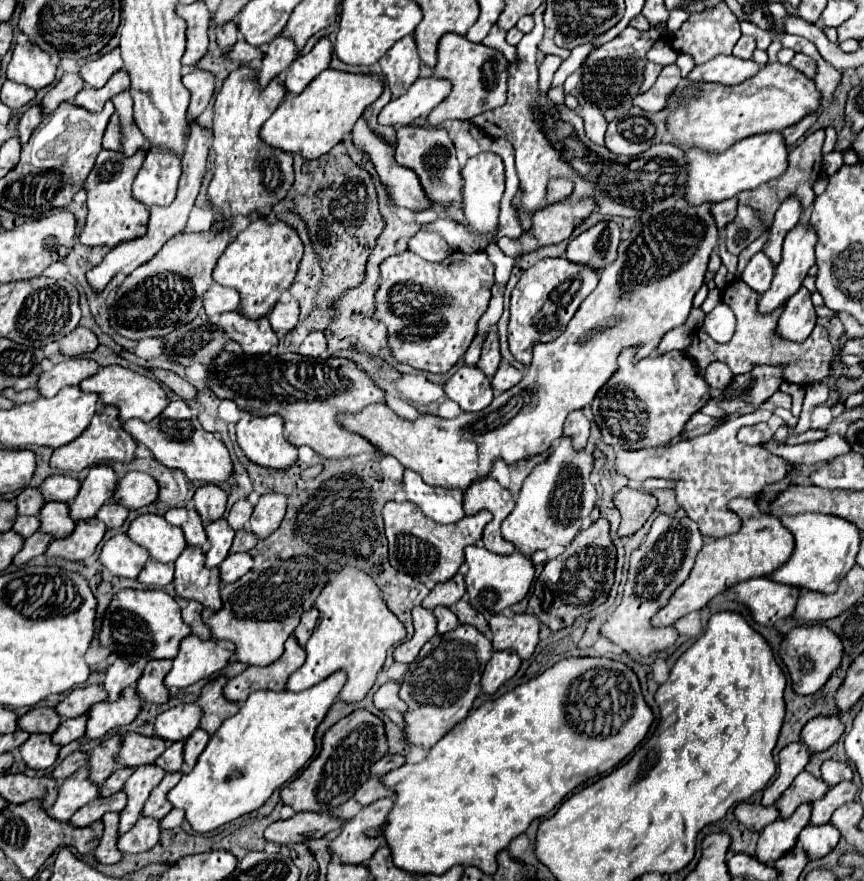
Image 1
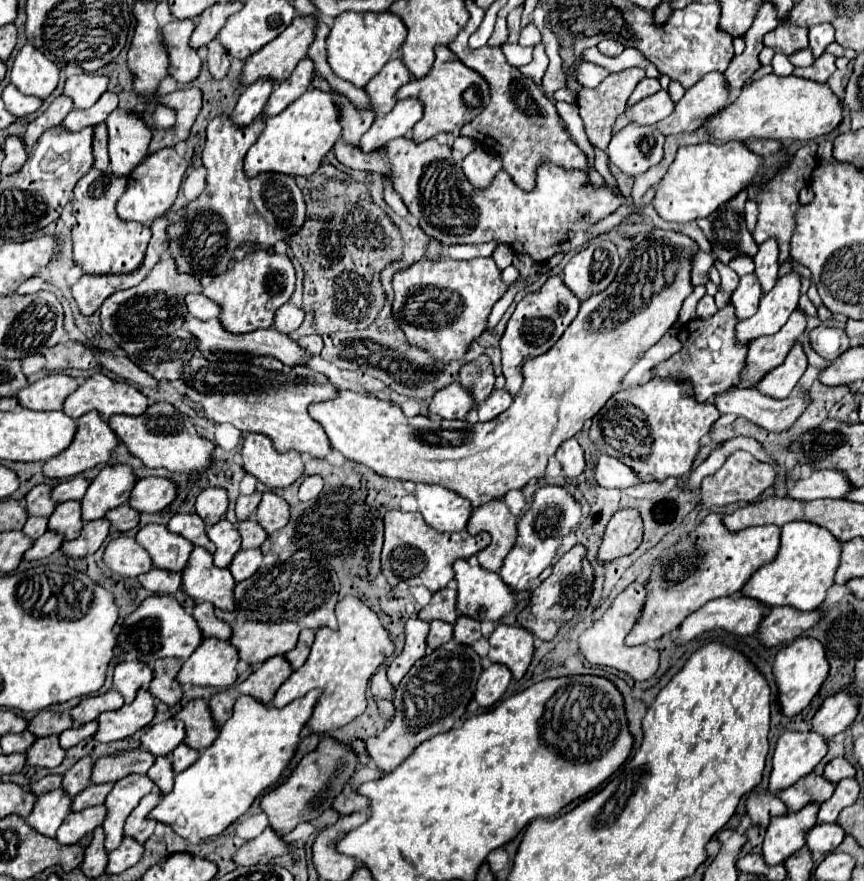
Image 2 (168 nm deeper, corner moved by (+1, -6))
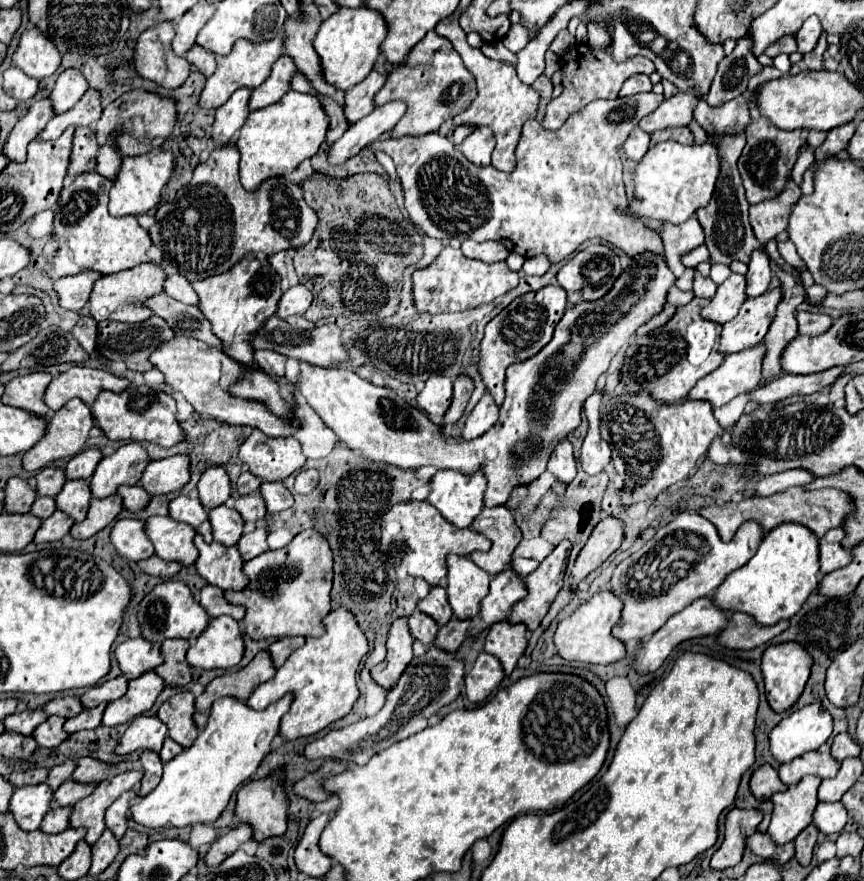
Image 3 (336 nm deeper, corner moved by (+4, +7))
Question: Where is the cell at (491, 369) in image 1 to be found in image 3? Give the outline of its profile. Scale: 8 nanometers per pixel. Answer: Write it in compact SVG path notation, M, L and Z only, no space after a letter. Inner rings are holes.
M462 375L462 377L458 377L458 379L454 381L454 397L452 397L452 405L450 405L450 409L446 411L446 415L444 415L442 427L452 425L452 423L458 423L458 419L462 417L462 413L464 413L464 409L466 409L466 403L468 403L472 391L474 391L472 379L468 379L468 377Z

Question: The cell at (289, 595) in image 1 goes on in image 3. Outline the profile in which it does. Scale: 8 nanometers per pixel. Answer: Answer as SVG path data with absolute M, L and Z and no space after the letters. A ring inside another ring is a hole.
M314 529L298 533L286 547L278 551L266 551L244 565L244 573L250 577L250 585L242 591L242 605L232 605L224 599L224 591L214 585L206 585L200 591L200 605L210 617L230 615L236 621L244 617L244 629L252 639L270 639L284 635L320 635L324 633L322 619L330 613L330 589L332 589L332 551L328 541Z

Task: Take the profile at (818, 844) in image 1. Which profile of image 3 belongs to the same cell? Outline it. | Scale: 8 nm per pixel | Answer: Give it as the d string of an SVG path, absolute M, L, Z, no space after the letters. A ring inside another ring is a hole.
M818 803L816 813L814 813L814 825L830 835L830 833L840 833L848 821L844 805L838 803Z

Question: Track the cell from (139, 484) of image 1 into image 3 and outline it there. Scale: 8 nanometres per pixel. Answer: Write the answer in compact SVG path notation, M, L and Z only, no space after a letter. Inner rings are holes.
M184 453L152 461L146 467L140 485L150 495L160 495L180 491L188 481L190 481L190 455Z

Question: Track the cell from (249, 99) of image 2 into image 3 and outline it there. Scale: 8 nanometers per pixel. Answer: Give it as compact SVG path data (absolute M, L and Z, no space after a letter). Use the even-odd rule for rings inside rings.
M238 89L220 109L216 109L212 135L210 135L214 147L222 147L222 145L230 143L236 137L236 133L240 131L240 125L248 117L248 93L252 93L252 91Z

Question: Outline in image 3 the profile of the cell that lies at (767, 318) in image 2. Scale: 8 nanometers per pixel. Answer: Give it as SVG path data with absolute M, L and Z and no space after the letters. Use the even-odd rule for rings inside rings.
M780 289L766 291L764 295L754 299L746 299L736 319L728 321L728 325L722 325L718 353L730 355L744 351L752 345L758 345L772 323L778 303L780 303Z

